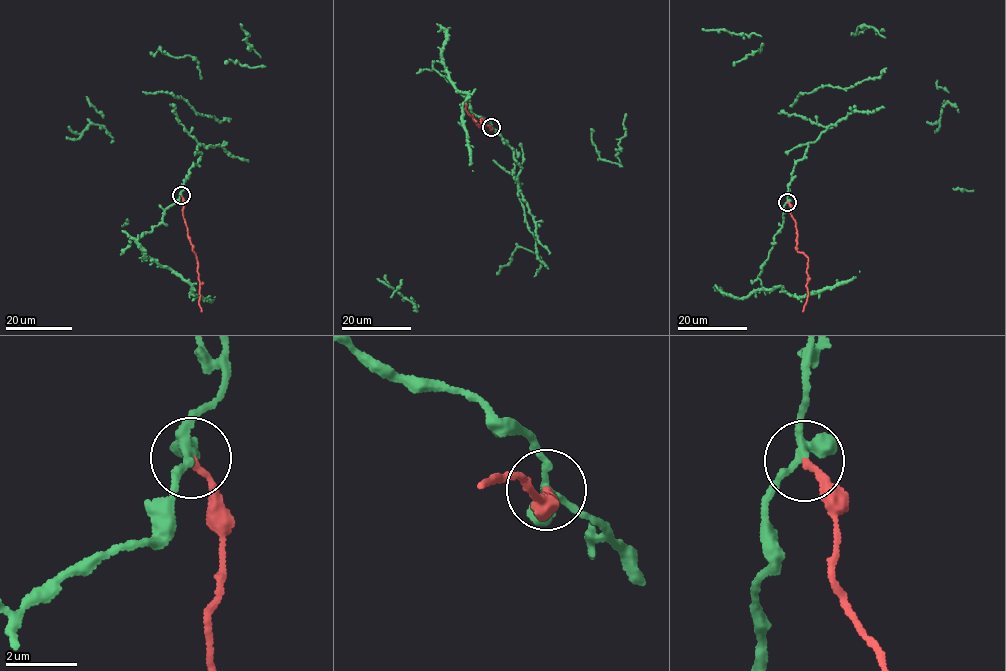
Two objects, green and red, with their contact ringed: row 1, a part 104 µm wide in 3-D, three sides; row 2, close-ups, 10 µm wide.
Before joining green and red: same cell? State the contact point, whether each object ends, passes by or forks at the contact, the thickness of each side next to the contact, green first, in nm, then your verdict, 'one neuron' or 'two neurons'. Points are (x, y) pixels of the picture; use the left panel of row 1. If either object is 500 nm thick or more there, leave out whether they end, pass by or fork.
(181, 195) | green passes by | red ends | 340/160 nm | two neurons

